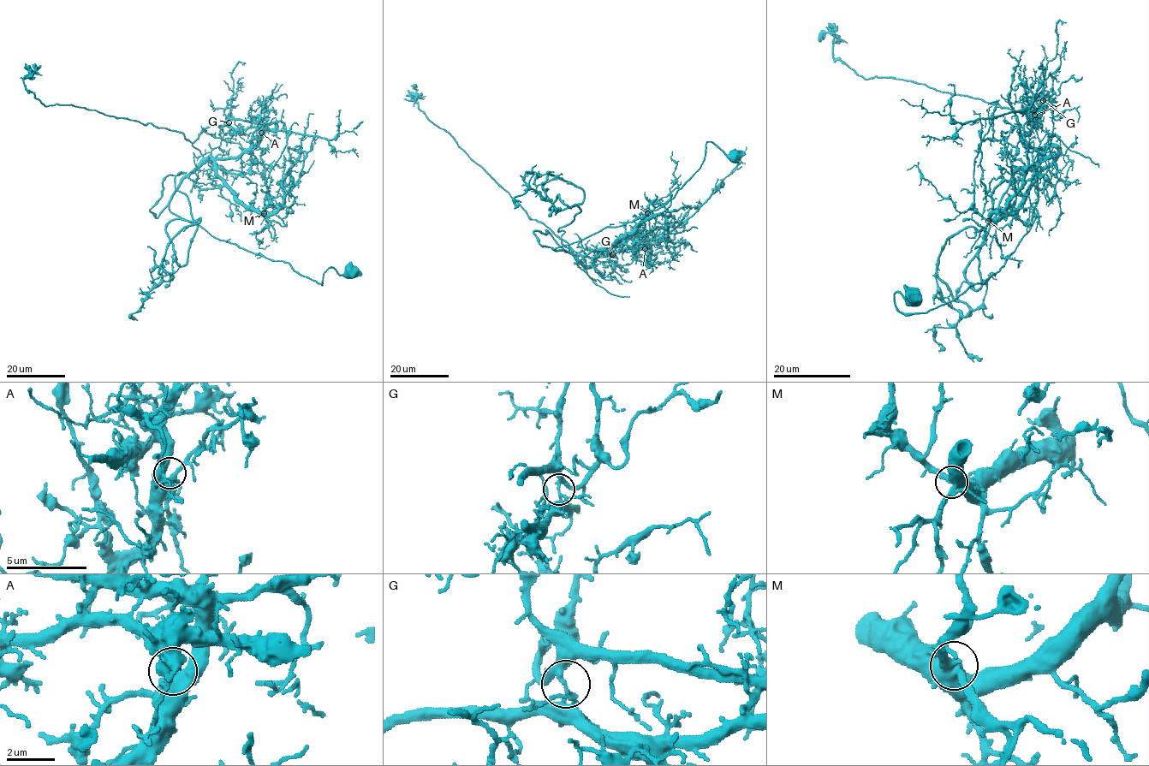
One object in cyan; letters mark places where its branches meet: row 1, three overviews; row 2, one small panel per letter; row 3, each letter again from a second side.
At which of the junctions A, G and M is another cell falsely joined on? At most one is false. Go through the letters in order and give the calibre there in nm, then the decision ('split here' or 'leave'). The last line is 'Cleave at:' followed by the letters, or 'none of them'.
A: calibre 380 nm; leave
G: calibre 200 nm; split here
M: calibre 340 nm; leave
Cleave at: G

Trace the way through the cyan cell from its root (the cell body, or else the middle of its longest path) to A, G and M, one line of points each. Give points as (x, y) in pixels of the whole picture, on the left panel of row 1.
A: (350, 273), (330, 267), (318, 283), (169, 210), (174, 191), (195, 168), (208, 157), (235, 157), (261, 133)
G: (350, 273), (330, 267), (318, 283), (169, 210), (178, 184), (208, 157), (245, 150), (220, 138), (229, 122)
M: (350, 273), (330, 267), (318, 283), (210, 234), (169, 201), (187, 177), (200, 188), (225, 187), (264, 213)

